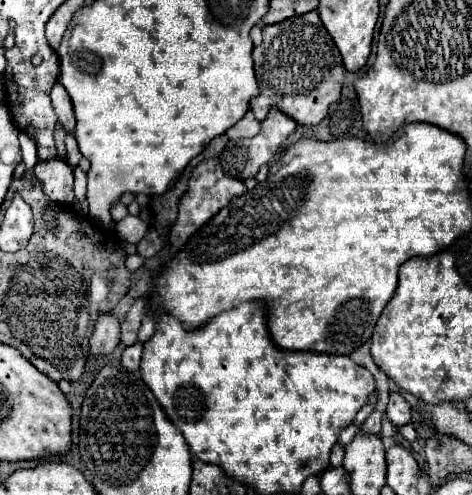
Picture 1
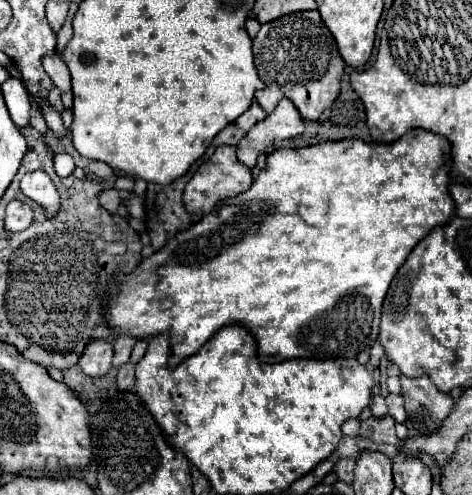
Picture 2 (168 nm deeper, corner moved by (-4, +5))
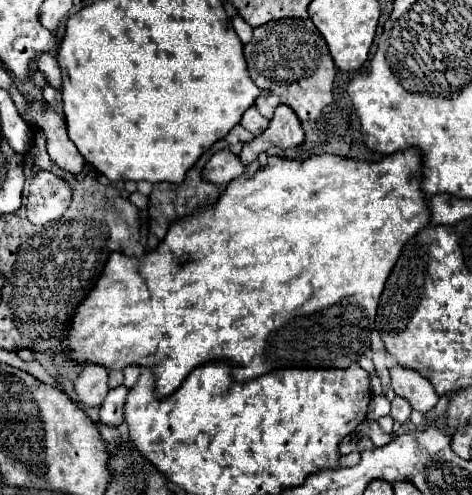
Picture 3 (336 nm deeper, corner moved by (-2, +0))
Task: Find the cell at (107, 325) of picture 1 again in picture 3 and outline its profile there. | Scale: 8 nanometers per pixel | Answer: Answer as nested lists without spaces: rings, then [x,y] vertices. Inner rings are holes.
[[[94,364],[82,368],[80,376],[74,382],[74,390],[82,404],[90,408],[100,406],[110,390],[108,388],[108,370],[102,366],[94,366]]]

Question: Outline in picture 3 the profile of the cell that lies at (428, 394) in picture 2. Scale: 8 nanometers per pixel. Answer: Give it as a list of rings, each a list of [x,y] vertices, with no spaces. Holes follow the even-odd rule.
[[[394,364],[390,368],[390,380],[392,380],[392,390],[398,396],[406,398],[414,410],[426,414],[436,406],[438,394],[434,386],[426,378],[422,378],[422,374],[418,374],[416,370]]]

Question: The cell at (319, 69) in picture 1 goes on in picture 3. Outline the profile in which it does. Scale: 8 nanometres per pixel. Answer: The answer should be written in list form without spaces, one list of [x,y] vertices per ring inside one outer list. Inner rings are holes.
[[[306,18],[306,20],[274,20],[274,22],[268,22],[268,24],[254,28],[252,40],[244,46],[244,56],[248,62],[250,78],[256,82],[258,88],[264,90],[264,94],[258,96],[256,104],[254,104],[264,118],[270,120],[276,106],[286,104],[296,112],[296,116],[302,122],[304,120],[318,120],[322,110],[328,104],[332,104],[332,100],[334,100],[332,98],[332,84],[334,84],[334,76],[336,76],[336,66],[332,62],[332,56],[328,52],[324,38],[320,36],[320,32],[316,30],[316,26],[312,24],[310,18]]]

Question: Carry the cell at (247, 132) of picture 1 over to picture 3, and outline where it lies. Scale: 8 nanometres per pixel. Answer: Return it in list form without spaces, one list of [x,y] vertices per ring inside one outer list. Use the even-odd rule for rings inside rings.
[[[252,106],[252,108],[248,108],[248,110],[244,112],[240,124],[242,124],[246,130],[250,130],[254,136],[258,136],[258,134],[262,134],[262,132],[268,128],[270,122]]]

